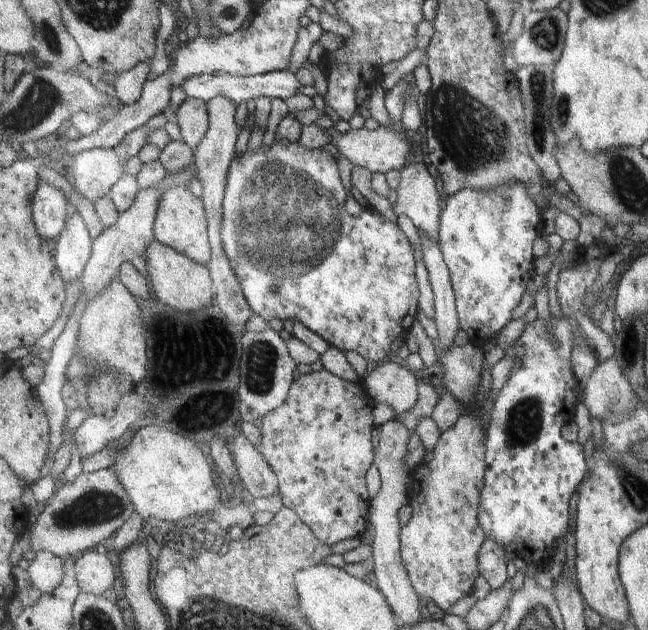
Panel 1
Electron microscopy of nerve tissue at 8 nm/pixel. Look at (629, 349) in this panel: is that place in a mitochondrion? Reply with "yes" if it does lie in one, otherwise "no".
no

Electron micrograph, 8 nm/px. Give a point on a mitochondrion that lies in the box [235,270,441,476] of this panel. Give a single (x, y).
(261, 364)

